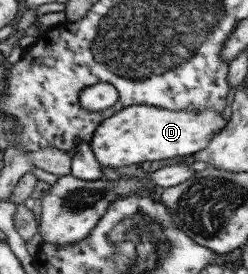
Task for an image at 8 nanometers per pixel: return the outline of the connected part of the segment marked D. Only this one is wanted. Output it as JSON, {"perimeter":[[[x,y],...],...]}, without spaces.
{"perimeter":[[[131,105],[102,121],[89,144],[95,159],[101,165],[112,168],[129,165],[135,168],[143,162],[192,157],[209,145],[213,135],[219,133],[227,125],[227,121],[222,111],[214,109],[170,111],[147,105]]]}

